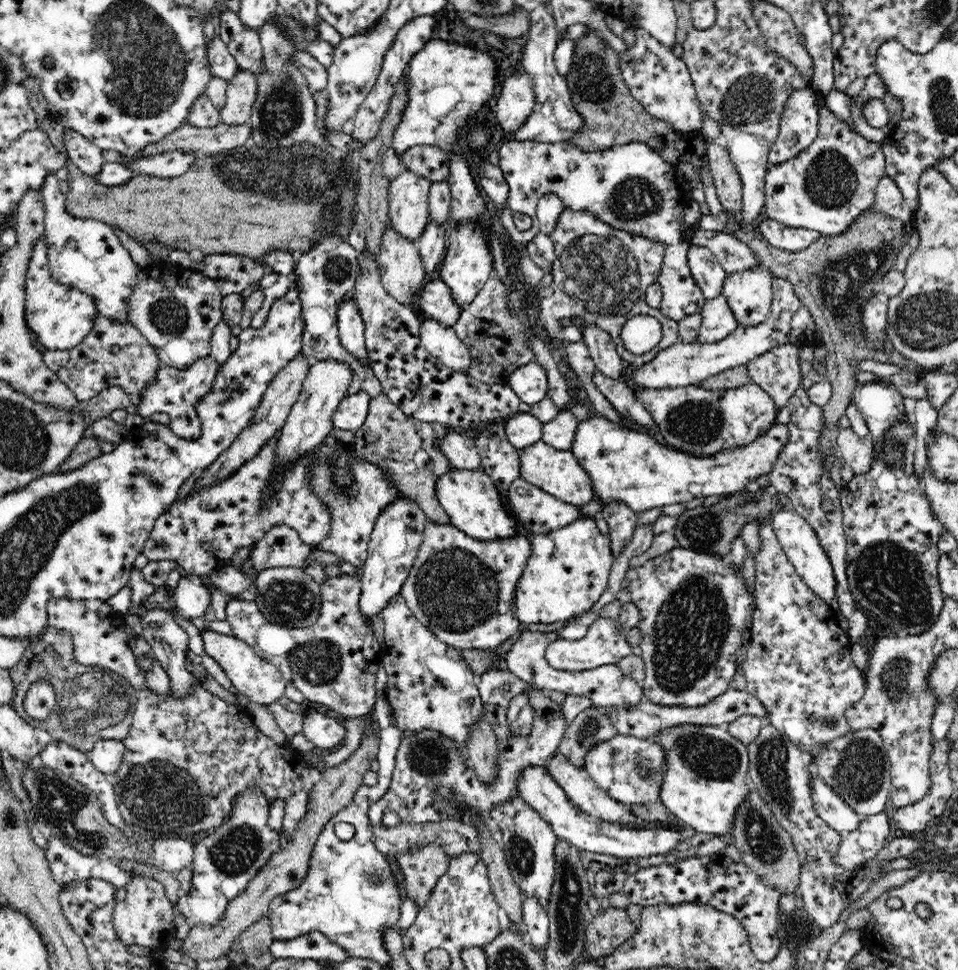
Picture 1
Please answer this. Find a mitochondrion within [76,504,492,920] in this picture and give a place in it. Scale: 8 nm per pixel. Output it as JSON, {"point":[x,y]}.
{"point":[163,796]}

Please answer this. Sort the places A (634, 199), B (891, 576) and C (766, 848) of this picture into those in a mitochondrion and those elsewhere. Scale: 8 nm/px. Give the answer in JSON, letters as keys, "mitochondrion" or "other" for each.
{"A":"mitochondrion","B":"mitochondrion","C":"mitochondrion"}

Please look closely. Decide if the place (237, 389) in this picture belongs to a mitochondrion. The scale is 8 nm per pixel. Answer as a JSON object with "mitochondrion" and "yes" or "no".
{"mitochondrion":"no"}

